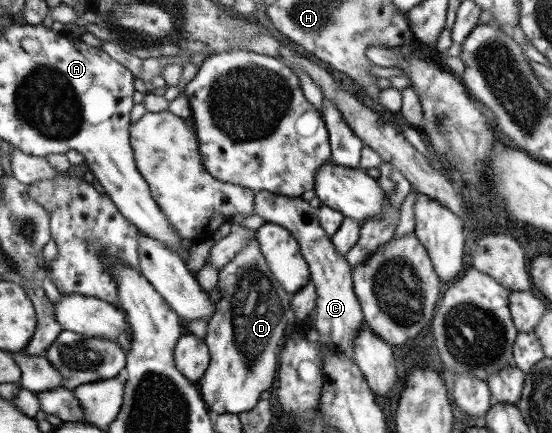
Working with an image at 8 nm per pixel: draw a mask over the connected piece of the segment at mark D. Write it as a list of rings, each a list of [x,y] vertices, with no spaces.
[[[254,237],[246,241],[246,244],[218,271],[217,275],[218,282],[215,284],[215,288],[217,288],[218,292],[220,293],[220,298],[214,304],[216,310],[214,310],[212,318],[210,318],[210,320],[207,322],[205,337],[203,338],[203,342],[205,343],[209,353],[209,362],[208,367],[206,367],[206,370],[204,371],[204,375],[202,375],[197,383],[200,398],[202,398],[202,401],[205,402],[208,412],[210,412],[212,416],[222,413],[238,414],[253,409],[254,405],[260,398],[260,393],[266,391],[271,386],[272,381],[274,380],[274,374],[276,374],[277,371],[278,354],[281,350],[281,344],[286,338],[284,335],[284,329],[286,328],[286,324],[288,322],[288,314],[290,314],[290,312],[288,312],[289,302],[292,298],[292,295],[287,293],[278,284],[278,281],[270,272],[270,269],[268,268],[268,265],[260,252],[259,244]]]

